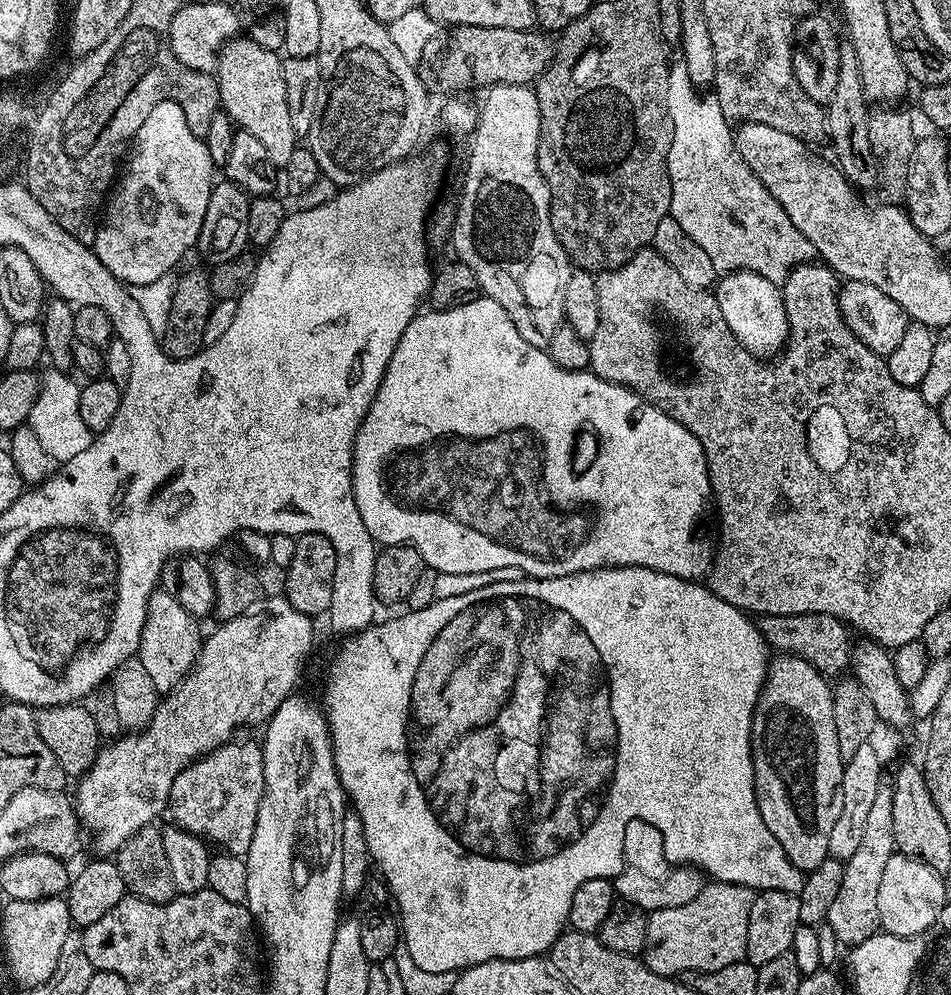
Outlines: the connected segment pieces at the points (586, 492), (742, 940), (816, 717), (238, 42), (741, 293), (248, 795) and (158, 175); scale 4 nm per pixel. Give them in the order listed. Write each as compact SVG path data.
M477 295L475 299L466 301L464 304L455 305L452 308L442 309L440 311L427 310L421 311L406 326L406 334L398 340L398 346L390 358L390 366L386 366L384 381L380 383L380 389L376 392L374 402L366 414L363 426L360 427L359 434L356 436L356 446L352 455L352 489L358 510L362 514L362 522L366 522L366 530L370 530L373 540L377 545L387 546L390 544L409 544L412 548L422 554L425 565L436 569L437 572L446 574L478 574L479 572L489 572L499 568L517 568L524 572L525 577L535 578L537 580L549 580L555 576L573 576L576 573L595 572L597 569L611 568L649 568L658 570L662 574L677 576L683 580L695 580L698 574L702 574L704 560L708 557L698 550L698 542L693 540L694 522L705 515L709 507L711 498L711 482L708 477L708 467L702 446L686 426L674 422L662 410L653 408L649 400L643 400L637 392L630 388L625 388L623 384L612 384L609 380L603 380L600 376L595 376L591 370L581 370L572 372L569 368L563 368L553 362L552 357L542 348L530 346L522 334L512 322L506 310L502 310L499 299L494 296Z
M708 882L690 902L653 911L648 916L642 959L654 974L673 978L694 972L722 970L722 966L741 963L747 957L746 930L750 926L750 906L754 892L747 884Z
M795 654L780 659L771 663L752 720L756 801L766 830L774 834L797 871L807 874L829 859L830 833L840 813L838 793L845 761L840 759L834 730L834 692L829 681L813 664Z
M237 38L228 41L221 53L218 69L220 102L237 129L254 134L266 149L269 165L289 164L298 147L298 133L290 118L290 106L284 65L275 52L258 46L250 38Z
M731 271L721 275L714 285L718 310L726 318L726 326L751 352L771 355L785 346L788 338L788 312L784 309L781 289L774 281L767 280L756 272Z
M229 742L221 748L215 748L207 756L193 760L180 769L180 773L172 783L170 812L177 825L194 833L195 836L211 842L213 845L224 844L233 856L245 857L250 850L250 842L254 842L254 826L258 822L258 810L264 797L264 750L259 743L236 744Z
M173 100L158 102L158 106L150 110L146 122L138 126L138 134L130 145L126 167L107 201L102 223L97 227L94 251L102 266L106 266L106 270L110 270L110 274L118 277L125 286L149 284L169 275L173 271L172 267L200 240L214 183L212 171L214 165L208 148L203 139L190 130L190 122L186 122L182 106Z

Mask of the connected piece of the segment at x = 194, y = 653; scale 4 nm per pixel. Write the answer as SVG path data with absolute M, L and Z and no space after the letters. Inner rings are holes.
M160 590L148 601L148 620L140 639L138 662L146 670L146 674L150 674L150 682L154 682L157 693L175 692L188 673L196 667L202 645L202 631L196 624L199 624L197 617L191 616L175 595L168 593L167 596Z

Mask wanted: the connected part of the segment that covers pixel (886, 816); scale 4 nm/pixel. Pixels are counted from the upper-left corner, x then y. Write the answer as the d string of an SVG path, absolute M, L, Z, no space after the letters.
M881 790L878 798L874 798L874 807L870 809L862 843L858 845L858 851L845 863L842 886L838 886L838 898L834 898L834 903L830 905L828 911L826 922L841 945L861 944L863 940L870 938L872 933L877 931L880 922L878 886L882 883L882 873L886 870L886 862L890 862L890 858L896 851L892 794L891 791Z

